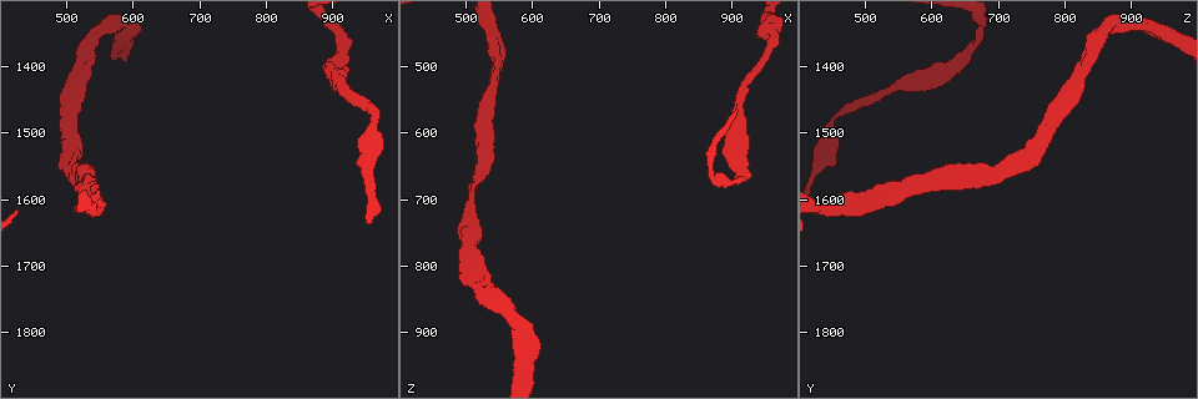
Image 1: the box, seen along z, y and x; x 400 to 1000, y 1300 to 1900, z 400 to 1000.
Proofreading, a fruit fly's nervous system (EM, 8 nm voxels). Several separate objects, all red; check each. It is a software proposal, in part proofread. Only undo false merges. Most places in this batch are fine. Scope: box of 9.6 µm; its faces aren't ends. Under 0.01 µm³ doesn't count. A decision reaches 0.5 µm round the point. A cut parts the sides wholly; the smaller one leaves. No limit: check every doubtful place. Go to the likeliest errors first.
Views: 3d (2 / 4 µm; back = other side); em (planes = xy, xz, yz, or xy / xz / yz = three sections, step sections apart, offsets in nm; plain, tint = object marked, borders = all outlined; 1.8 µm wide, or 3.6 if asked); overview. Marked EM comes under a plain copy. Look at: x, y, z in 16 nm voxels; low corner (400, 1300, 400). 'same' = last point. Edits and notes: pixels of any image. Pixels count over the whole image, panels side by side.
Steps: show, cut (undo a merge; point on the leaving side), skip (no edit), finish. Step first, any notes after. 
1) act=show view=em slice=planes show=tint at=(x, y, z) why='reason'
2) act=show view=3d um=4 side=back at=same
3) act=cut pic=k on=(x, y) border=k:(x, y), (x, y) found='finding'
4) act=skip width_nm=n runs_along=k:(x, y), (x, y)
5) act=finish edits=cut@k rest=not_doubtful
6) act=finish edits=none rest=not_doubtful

act=show view=3d um=2 at=(500, 1470, 795) why='arms run side by side'

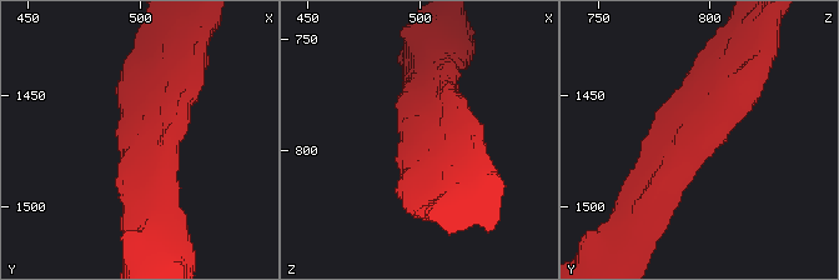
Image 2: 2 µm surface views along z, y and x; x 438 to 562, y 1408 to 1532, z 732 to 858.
act=show view=em slice=planes show=tint at=(504, 1470, 791) arms=3 arm_widths_nm=180,220,260 why='need the tissue'

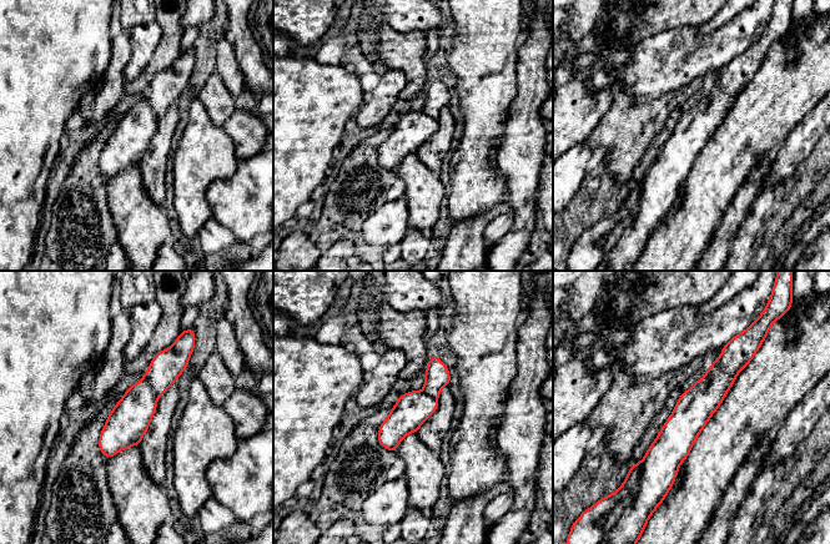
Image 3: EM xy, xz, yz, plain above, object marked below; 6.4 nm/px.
act=skip runs_along=3:(729, 346), (667, 480) found='all the same cell'

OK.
act=show view=3d um=4 at=(525, 1420, 820) why='arms part here'

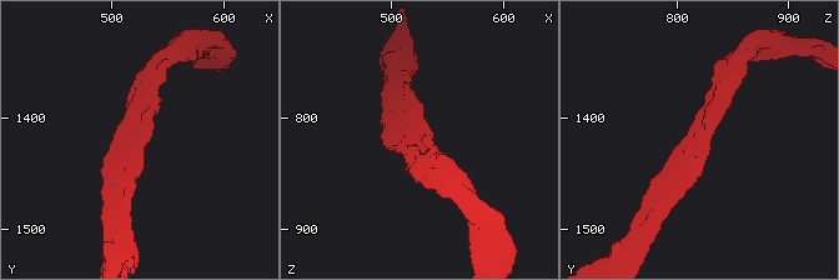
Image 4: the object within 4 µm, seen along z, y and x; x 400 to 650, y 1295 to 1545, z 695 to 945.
act=show view=em slice=yz step=8 show=tint at=(526, 1420, 814) why='need the tissue'

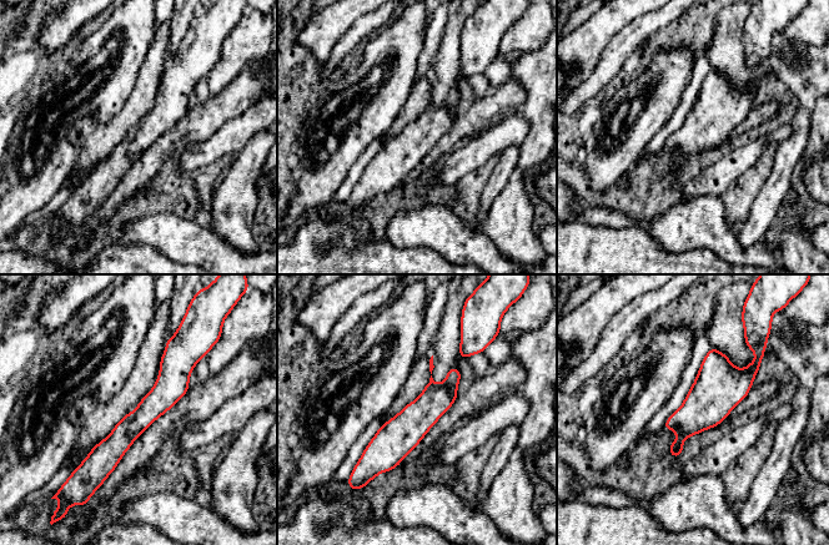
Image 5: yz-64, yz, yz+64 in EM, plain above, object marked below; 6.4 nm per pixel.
act=skip runs_along=5:(182, 356), (170, 388), (93, 473) found='one cell here'

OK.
act=show view=em slice=xz step=16 show=tint at=(530, 1560, 655) why='calibre changes'

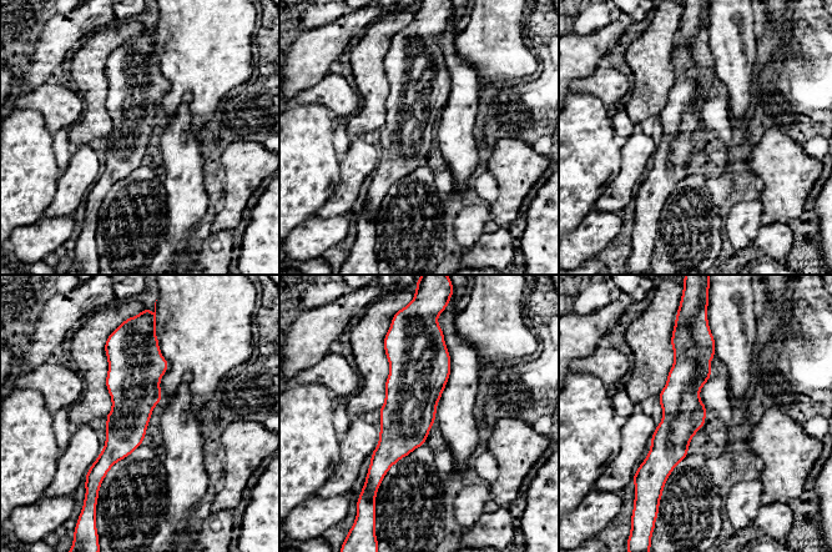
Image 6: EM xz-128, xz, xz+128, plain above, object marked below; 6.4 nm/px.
act=skip runs_along=6:(695, 342), (681, 421), (661, 476) found='continuous, no second cell'

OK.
act=finish edits=none rest=not_doubtful

